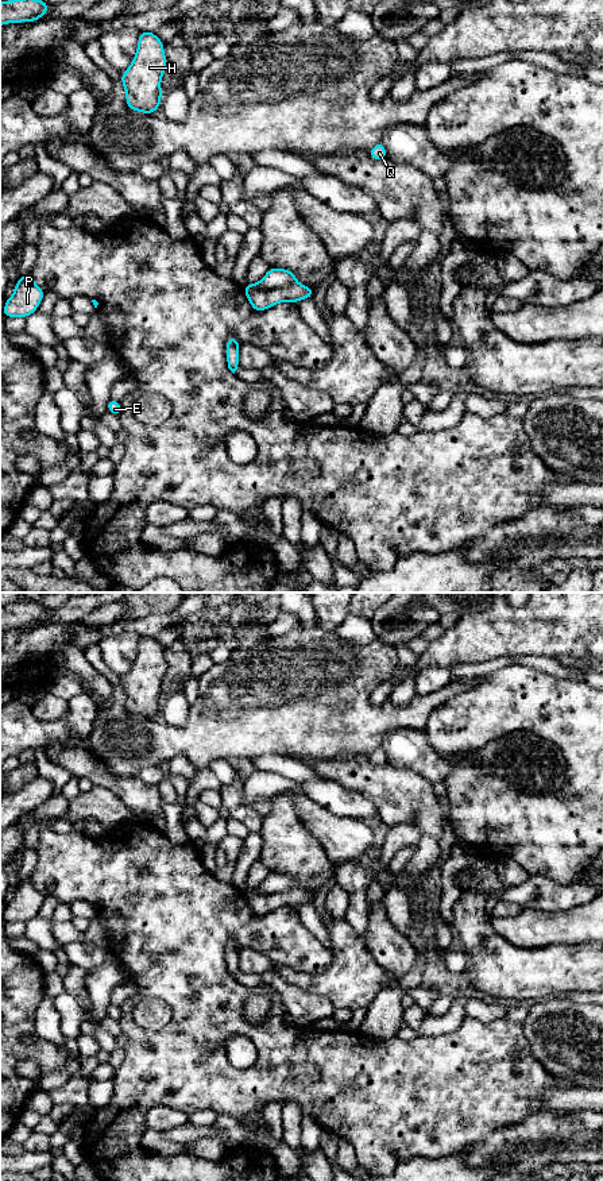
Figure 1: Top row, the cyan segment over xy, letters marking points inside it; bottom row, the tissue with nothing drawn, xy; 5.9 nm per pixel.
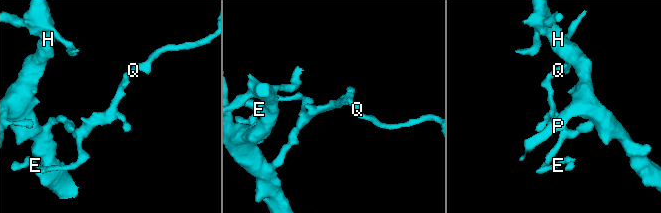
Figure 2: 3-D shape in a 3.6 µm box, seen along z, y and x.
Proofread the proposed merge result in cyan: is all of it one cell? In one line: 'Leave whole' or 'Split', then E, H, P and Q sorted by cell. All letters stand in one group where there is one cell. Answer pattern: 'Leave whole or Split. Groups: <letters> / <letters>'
Split. Groups: E Q / H P

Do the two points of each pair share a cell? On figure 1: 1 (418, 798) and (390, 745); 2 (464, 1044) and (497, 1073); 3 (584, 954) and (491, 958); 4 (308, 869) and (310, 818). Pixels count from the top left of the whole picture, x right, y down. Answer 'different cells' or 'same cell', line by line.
1: different cells
2: same cell
3: same cell
4: different cells

